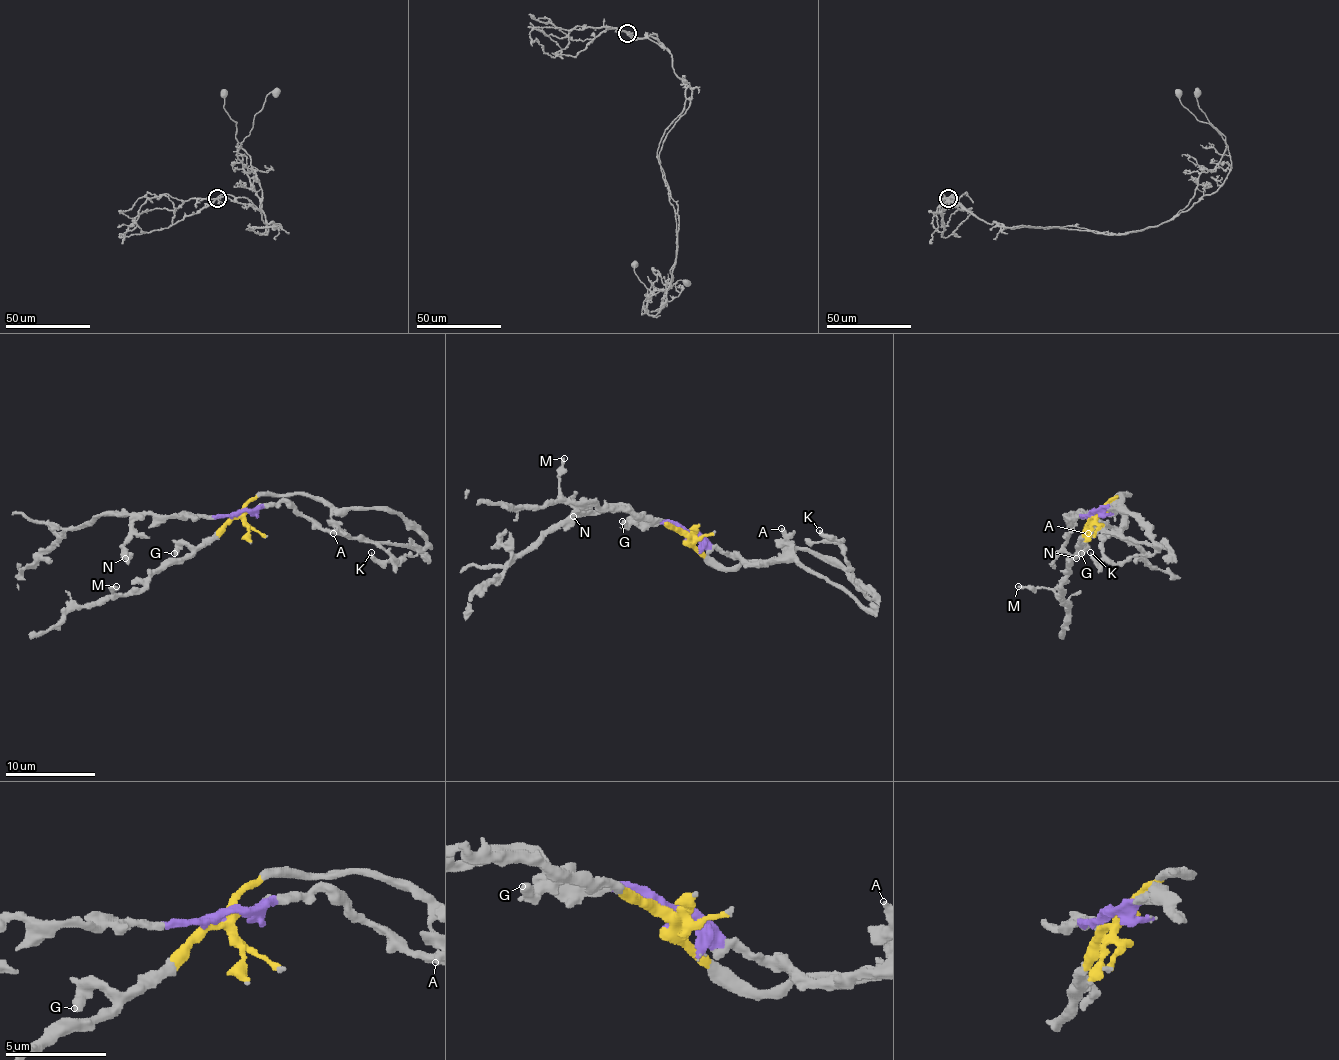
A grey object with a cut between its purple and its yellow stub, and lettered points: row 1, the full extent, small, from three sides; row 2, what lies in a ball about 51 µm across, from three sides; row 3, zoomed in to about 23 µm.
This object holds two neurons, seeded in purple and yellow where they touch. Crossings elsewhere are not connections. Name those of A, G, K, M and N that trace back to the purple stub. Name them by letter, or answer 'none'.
A, N

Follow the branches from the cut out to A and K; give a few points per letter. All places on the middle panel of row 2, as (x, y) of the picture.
A: (688, 537), (703, 534), (723, 550), (737, 552), (748, 561), (775, 561), (788, 548), (788, 534), (782, 528)
K: (688, 537), (728, 568), (782, 561), (797, 550), (833, 557), (874, 595), (853, 584), (844, 550), (820, 530)

